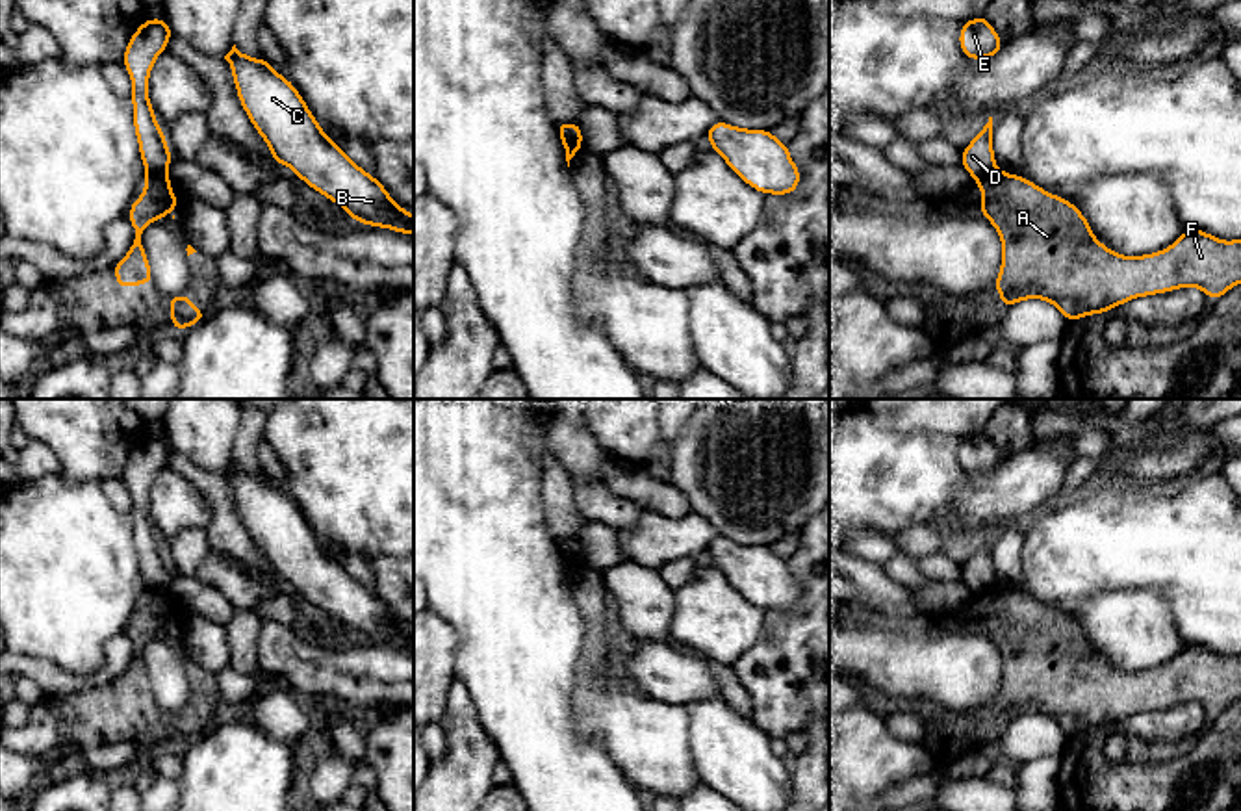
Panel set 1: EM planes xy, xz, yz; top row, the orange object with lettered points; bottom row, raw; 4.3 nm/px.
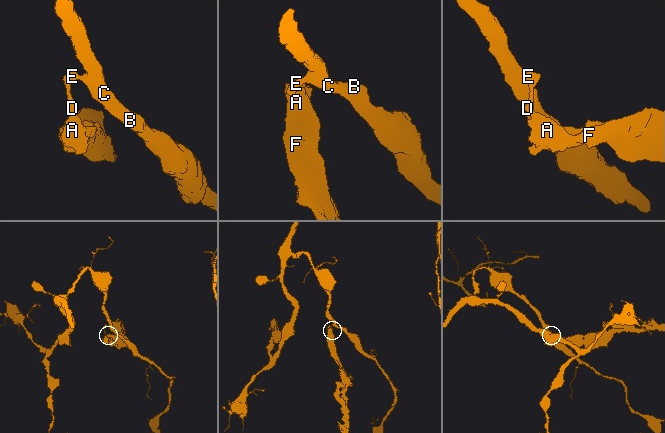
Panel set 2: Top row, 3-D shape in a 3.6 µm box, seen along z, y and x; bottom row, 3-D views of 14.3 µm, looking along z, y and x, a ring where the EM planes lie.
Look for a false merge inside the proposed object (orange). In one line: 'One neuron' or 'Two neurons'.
Two neurons

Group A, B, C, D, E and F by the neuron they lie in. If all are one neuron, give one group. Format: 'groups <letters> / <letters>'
groups A F / B C D E

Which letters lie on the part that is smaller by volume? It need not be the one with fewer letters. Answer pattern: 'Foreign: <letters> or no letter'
Foreign: A, F

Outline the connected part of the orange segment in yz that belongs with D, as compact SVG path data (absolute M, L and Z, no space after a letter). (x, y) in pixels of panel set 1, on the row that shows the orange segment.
M989 117L989 122L976 134L974 141L961 150L961 165L976 182L996 167L992 148L992 117Z

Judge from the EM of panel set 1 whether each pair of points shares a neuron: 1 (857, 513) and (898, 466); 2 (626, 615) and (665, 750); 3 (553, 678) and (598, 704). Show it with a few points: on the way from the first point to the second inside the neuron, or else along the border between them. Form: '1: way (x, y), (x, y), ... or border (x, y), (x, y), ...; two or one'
1: way (863, 502), (887, 477); one
2: border (611, 604), (613, 626), (627, 644); two
3: border (583, 648), (574, 706), (574, 722), (579, 733); two

